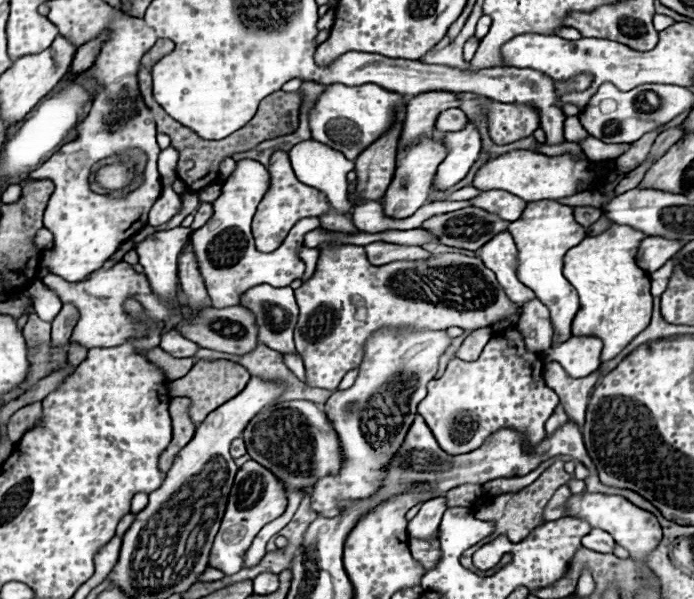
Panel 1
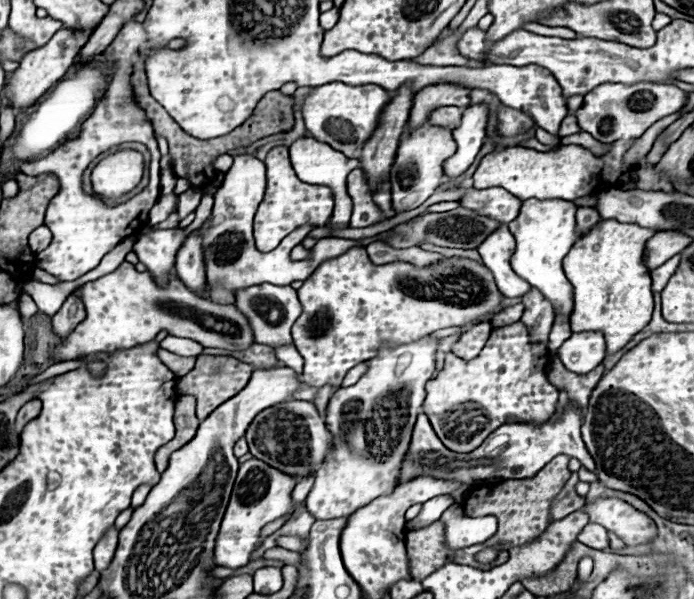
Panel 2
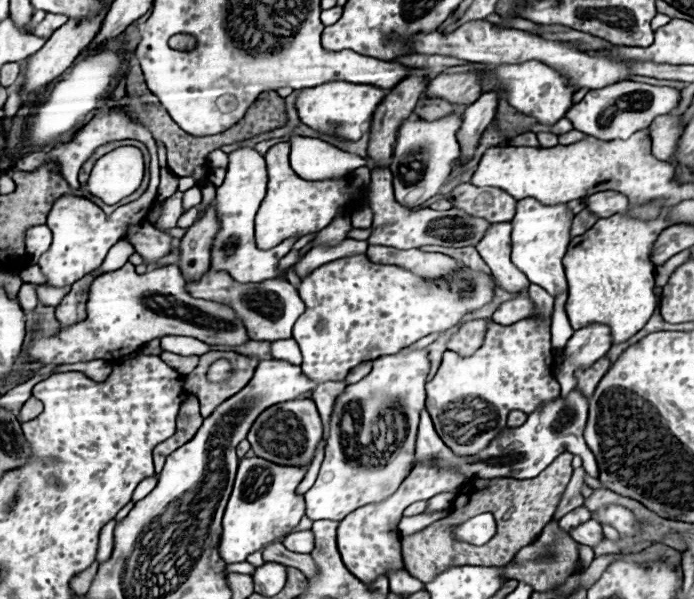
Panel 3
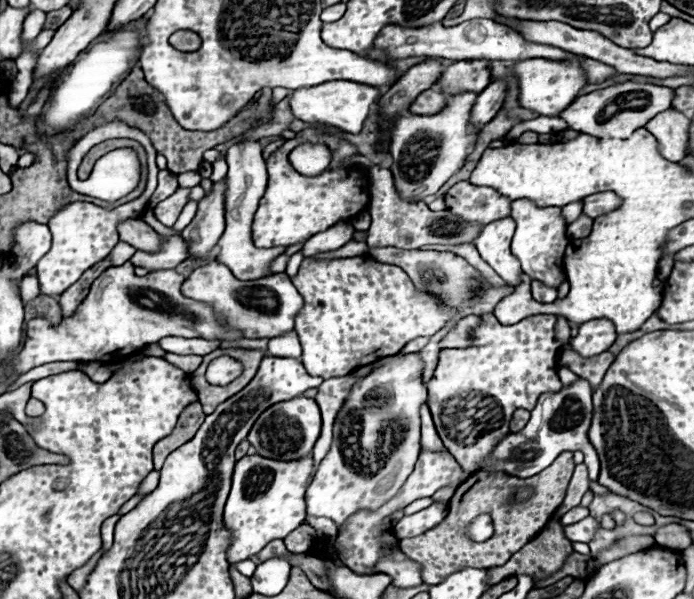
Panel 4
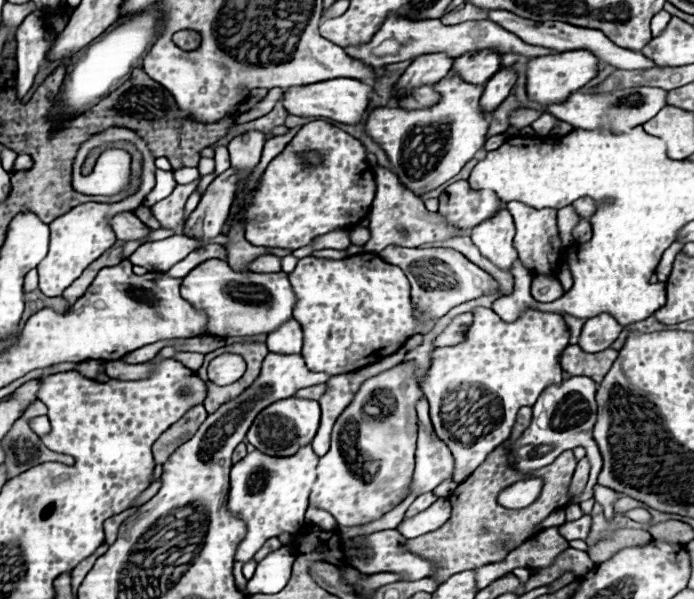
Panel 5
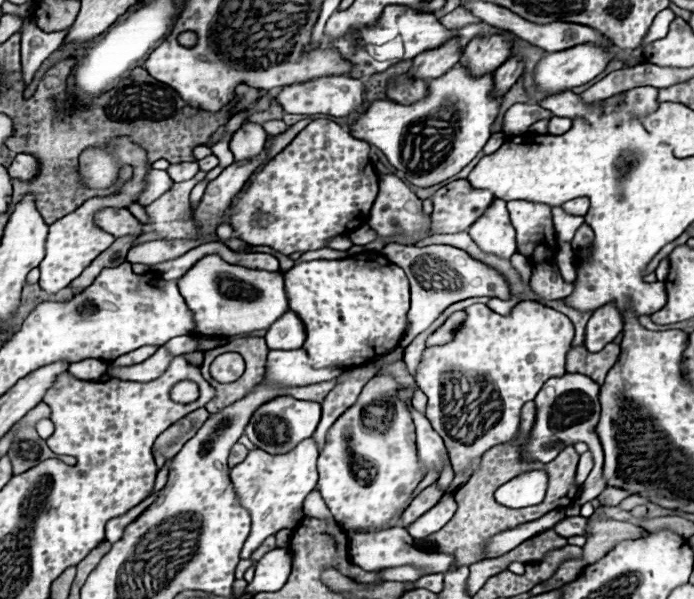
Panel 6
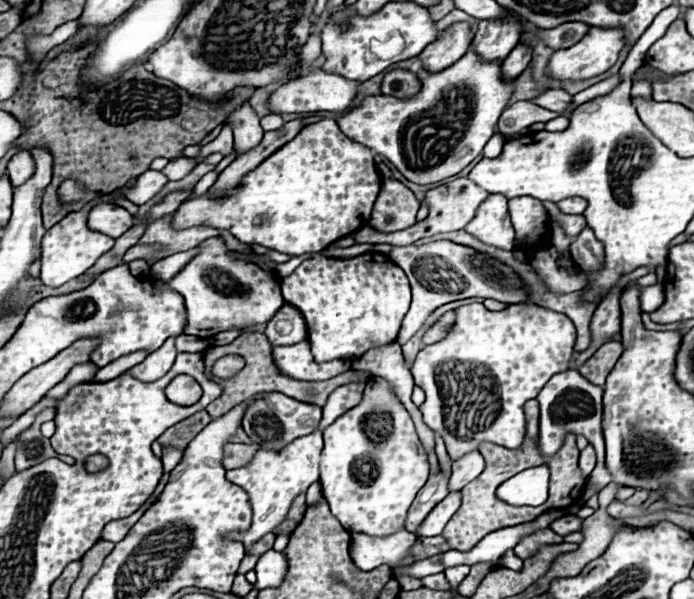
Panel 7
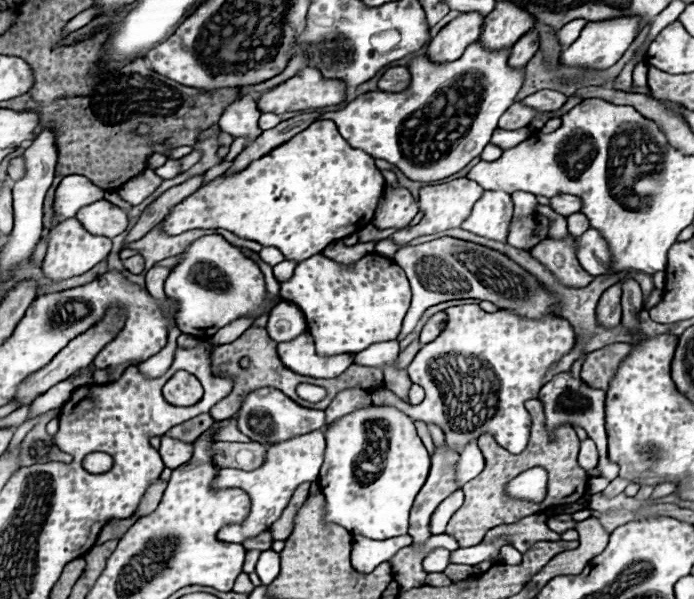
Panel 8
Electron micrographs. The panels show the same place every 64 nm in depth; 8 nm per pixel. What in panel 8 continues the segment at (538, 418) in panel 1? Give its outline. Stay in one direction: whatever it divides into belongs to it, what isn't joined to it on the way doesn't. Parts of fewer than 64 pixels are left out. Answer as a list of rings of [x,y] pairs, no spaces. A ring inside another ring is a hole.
[[[466,304],[466,306],[454,306],[446,308],[446,326],[442,328],[440,336],[428,342],[412,360],[412,364],[406,368],[408,378],[414,384],[420,384],[426,390],[426,398],[418,406],[408,405],[397,396],[387,396],[387,392],[379,392],[377,396],[371,396],[375,405],[394,406],[414,420],[424,420],[438,424],[444,434],[446,442],[456,448],[464,448],[468,442],[476,440],[480,434],[490,432],[494,440],[506,448],[512,454],[520,454],[530,438],[530,414],[524,408],[524,400],[538,398],[538,392],[542,388],[542,378],[548,372],[564,352],[570,352],[570,348],[576,342],[574,328],[568,320],[558,316],[544,316],[540,320],[528,320],[518,318],[516,314],[508,310],[498,312],[484,312],[478,304]]]

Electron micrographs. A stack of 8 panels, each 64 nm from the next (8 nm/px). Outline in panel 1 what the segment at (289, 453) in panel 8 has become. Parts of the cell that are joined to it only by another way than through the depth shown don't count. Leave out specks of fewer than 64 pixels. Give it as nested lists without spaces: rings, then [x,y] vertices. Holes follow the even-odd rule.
[[[248,460],[236,474],[230,500],[222,518],[222,526],[220,526],[220,532],[216,534],[214,548],[210,552],[210,566],[222,570],[224,574],[236,574],[238,570],[242,570],[244,556],[252,546],[252,540],[256,538],[256,534],[262,530],[262,526],[266,526],[268,522],[284,514],[288,506],[286,496],[288,492],[284,482],[276,480],[276,476],[256,460]]]

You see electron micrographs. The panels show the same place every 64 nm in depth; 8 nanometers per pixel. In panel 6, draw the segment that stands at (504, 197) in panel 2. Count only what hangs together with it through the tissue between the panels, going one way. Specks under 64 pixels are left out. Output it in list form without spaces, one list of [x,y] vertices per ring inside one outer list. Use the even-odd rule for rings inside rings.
[[[454,180],[442,186],[432,194],[432,202],[434,202],[434,210],[430,214],[432,234],[452,234],[452,232],[468,230],[478,220],[478,216],[484,214],[484,210],[492,204],[492,198],[494,198],[492,192],[480,192],[472,188],[468,180]]]

